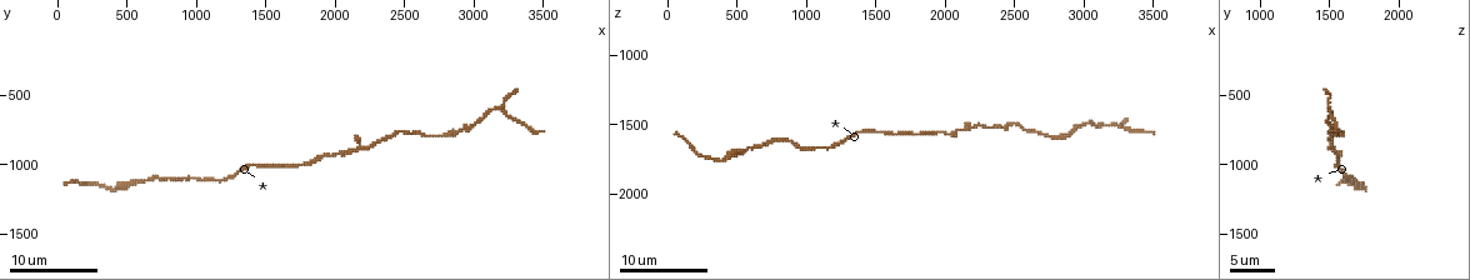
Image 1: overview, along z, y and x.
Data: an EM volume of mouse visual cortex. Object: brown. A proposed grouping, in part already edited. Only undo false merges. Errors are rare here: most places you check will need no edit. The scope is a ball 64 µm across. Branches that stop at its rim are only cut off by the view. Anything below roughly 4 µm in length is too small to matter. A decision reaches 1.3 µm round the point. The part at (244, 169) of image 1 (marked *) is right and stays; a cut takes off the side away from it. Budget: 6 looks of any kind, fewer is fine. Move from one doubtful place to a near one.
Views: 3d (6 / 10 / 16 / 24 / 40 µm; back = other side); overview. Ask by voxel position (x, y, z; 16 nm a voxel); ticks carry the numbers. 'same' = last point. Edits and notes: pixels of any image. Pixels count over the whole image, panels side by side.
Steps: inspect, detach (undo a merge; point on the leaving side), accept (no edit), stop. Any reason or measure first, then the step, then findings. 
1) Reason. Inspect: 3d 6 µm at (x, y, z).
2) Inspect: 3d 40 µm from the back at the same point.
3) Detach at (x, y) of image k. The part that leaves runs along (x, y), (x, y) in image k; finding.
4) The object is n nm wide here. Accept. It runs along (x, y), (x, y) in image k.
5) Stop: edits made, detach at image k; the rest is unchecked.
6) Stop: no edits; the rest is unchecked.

A narrow waist. Inspect: 3d 10 µm at (1980, 920, 1560).

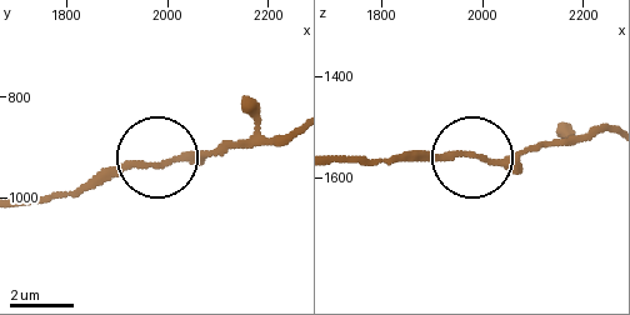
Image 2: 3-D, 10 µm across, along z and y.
Accept. It runs along (338, 163), (451, 154), (508, 163), (569, 146) in image 2; continuous, no second neuron.

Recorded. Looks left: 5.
Narrows sharply. Inspect: 3d 6 µm at (2520, 780, 1500).

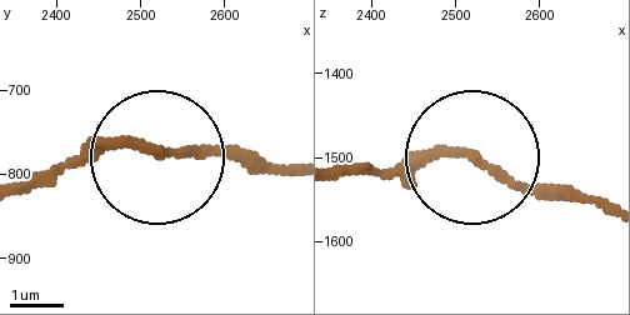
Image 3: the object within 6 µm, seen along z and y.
Accept. All the same neuron.

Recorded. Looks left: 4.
Calibre changes. Inspect: 3d 16 µm at (440, 1160, 1740).

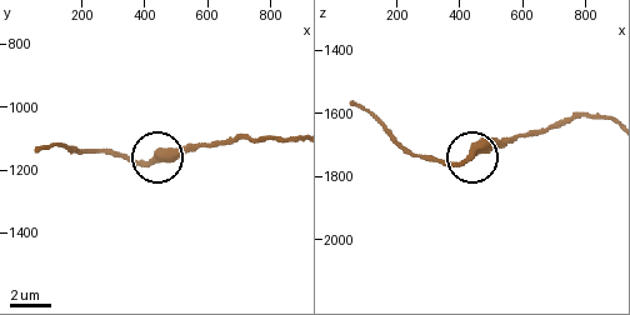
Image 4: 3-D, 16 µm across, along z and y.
Accept. It runs along (291, 138), (241, 138), (170, 148), (140, 163), (106, 153) in image 4; continuous, no second neuron.

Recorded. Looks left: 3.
Stop: no edits; the rest is unchecked.

